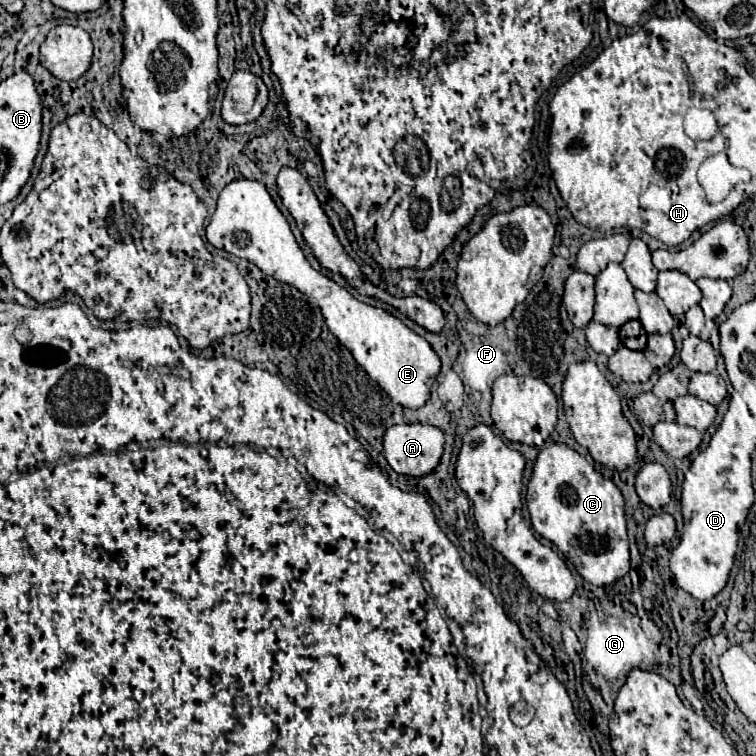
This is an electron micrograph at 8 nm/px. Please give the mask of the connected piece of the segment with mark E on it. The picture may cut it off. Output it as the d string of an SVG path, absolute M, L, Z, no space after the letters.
M244 178L230 182L218 196L218 208L206 228L206 238L212 246L250 260L264 274L292 284L302 294L312 296L318 302L330 332L352 352L354 360L396 404L404 408L420 408L430 398L430 386L440 372L440 358L432 346L388 310L356 300L346 288L314 270L264 182Z

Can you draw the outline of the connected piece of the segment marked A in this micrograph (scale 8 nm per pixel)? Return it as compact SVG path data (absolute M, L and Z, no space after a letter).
M396 424L390 426L384 434L384 456L388 464L394 468L398 474L408 474L408 476L426 476L430 474L444 452L444 434L436 426L428 424Z

